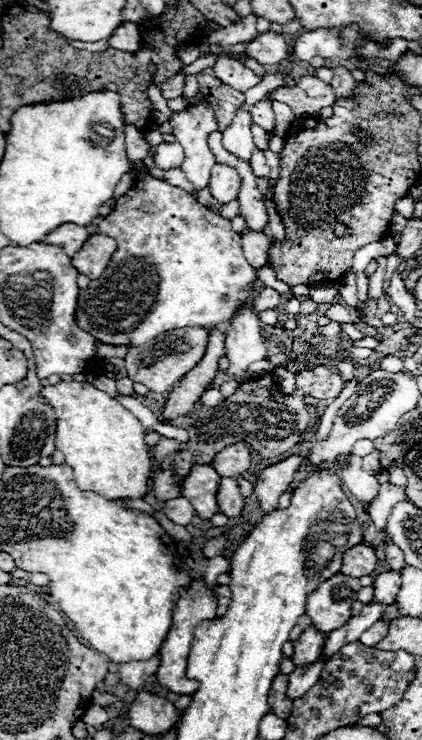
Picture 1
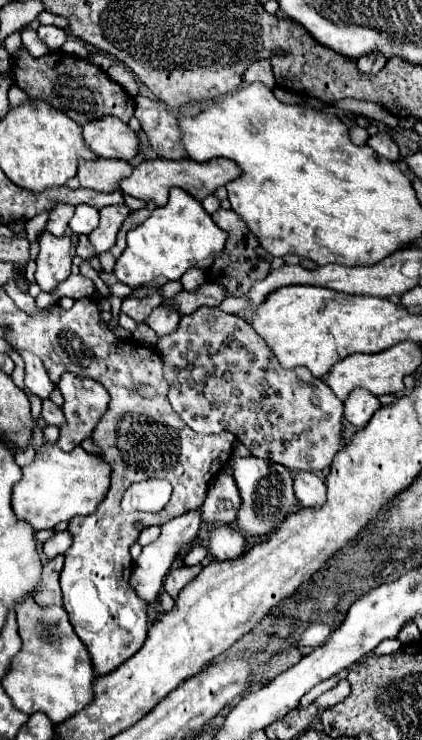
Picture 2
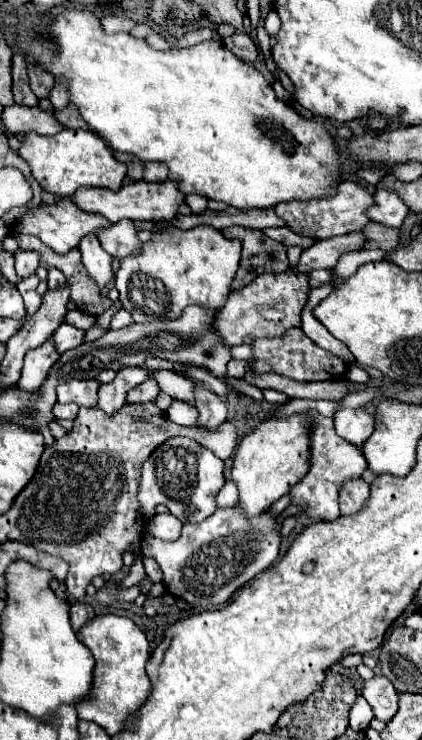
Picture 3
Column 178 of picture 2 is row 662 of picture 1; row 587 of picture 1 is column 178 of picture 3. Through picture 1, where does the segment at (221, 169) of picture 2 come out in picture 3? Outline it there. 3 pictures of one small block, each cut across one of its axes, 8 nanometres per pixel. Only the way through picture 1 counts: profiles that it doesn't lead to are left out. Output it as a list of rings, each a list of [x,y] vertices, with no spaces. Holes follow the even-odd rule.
[[[172,180],[166,182],[126,182],[118,192],[104,190],[104,188],[80,188],[70,198],[80,210],[102,214],[110,222],[120,222],[124,218],[134,222],[158,222],[158,220],[174,220],[178,206],[184,202],[184,194],[178,190],[178,184]]]

